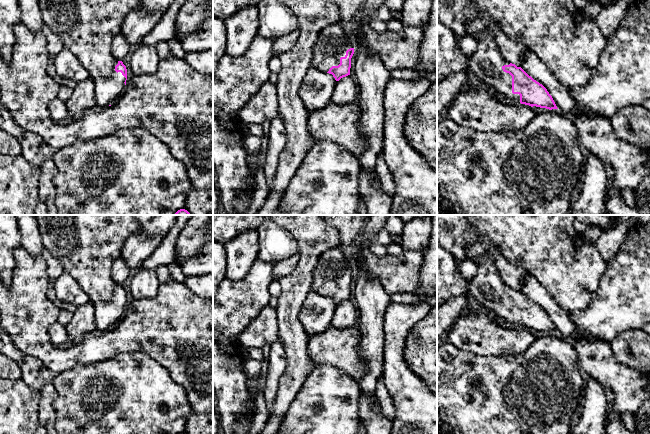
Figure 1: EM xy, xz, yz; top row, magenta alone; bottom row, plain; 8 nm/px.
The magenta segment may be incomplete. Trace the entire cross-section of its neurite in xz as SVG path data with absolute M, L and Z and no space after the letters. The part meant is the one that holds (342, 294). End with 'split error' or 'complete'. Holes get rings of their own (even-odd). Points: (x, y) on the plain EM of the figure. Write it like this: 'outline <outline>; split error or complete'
outline M340 247L329 249L323 252L318 259L312 274L311 291L332 298L335 304L339 305L341 302L350 299L354 270L354 266L347 261Z; split error

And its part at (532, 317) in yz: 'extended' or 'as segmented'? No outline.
extended

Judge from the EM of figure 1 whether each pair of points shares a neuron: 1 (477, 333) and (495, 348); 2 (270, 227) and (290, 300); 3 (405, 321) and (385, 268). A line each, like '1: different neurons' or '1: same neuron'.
1: same neuron
2: different neurons
3: different neurons

